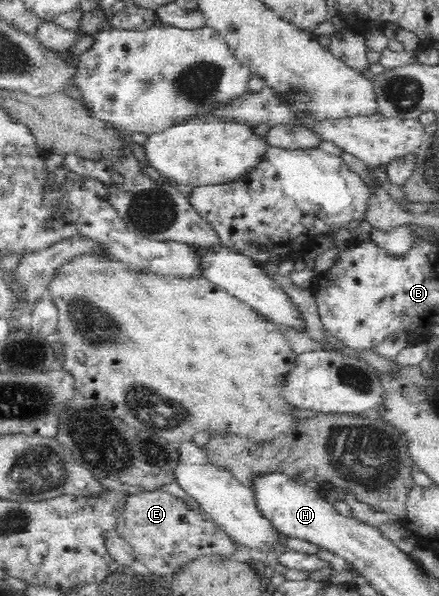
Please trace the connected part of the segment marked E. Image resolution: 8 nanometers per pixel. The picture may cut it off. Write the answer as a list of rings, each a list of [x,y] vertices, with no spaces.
[[[161,490],[129,496],[117,523],[118,535],[133,547],[136,559],[147,567],[150,575],[170,578],[189,562],[211,555],[218,554],[239,562],[246,562],[254,555],[250,549],[239,548],[220,525],[208,520],[201,511],[189,508],[183,498]]]

